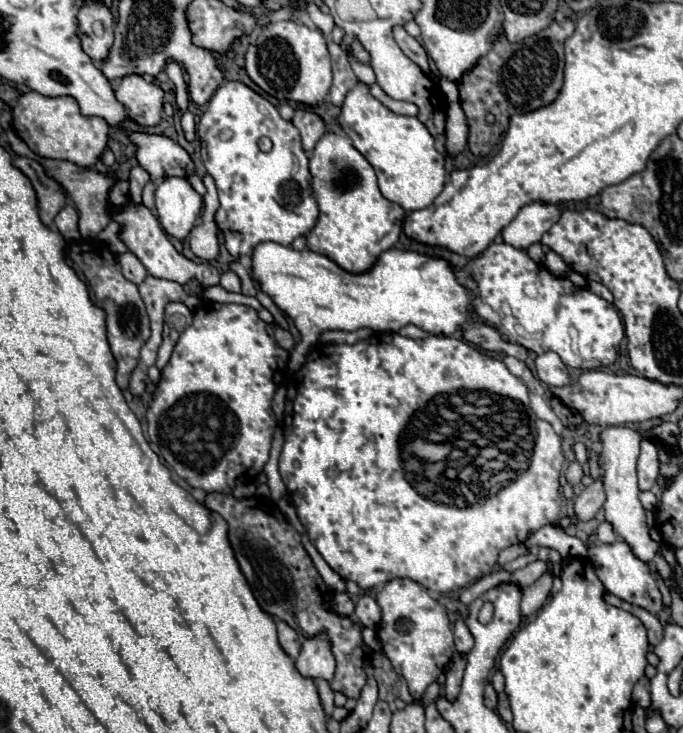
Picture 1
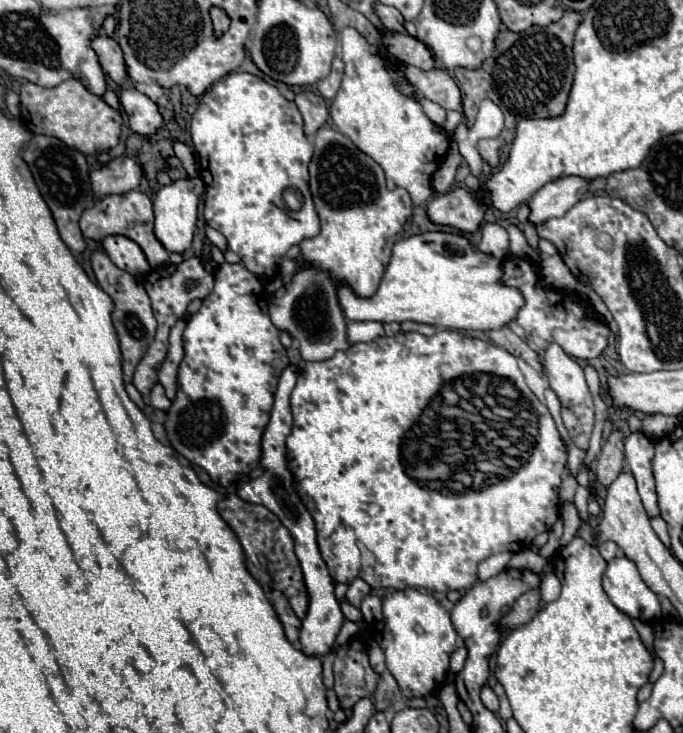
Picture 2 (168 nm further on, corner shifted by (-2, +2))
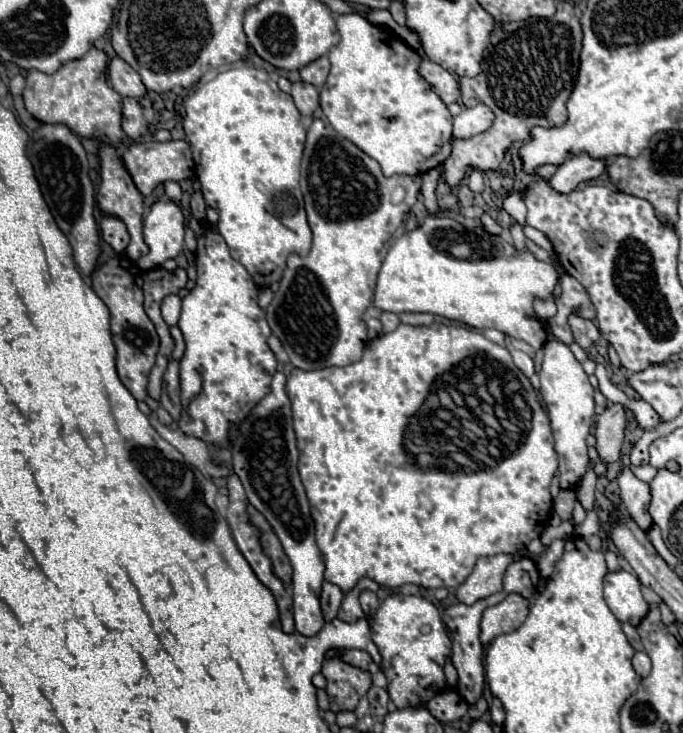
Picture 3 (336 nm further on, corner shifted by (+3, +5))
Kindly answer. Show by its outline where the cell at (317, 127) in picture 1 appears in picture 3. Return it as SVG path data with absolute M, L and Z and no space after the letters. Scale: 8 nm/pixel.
M293 83L293 89L291 89L291 97L295 101L295 107L299 109L299 113L303 117L309 117L315 113L315 109L319 107L319 91L309 85L309 83Z

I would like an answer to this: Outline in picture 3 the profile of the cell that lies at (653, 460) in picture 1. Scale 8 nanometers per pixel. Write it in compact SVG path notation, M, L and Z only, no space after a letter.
M623 467L619 475L619 489L625 511L637 521L641 529L649 529L653 525L649 515L649 499L651 499L651 487L645 481L639 481L631 467Z

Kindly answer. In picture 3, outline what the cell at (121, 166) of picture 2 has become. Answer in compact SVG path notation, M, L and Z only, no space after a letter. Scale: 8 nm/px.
M147 141L147 143L135 143L123 149L121 153L123 163L127 165L129 175L133 177L137 189L143 195L149 195L155 185L165 183L165 181L181 181L181 179L189 179L193 177L193 157L191 157L191 149L187 141L167 141L167 143L159 143L159 141Z

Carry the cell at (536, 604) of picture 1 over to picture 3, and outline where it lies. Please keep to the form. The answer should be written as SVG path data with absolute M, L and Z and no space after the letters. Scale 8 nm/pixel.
M509 593L501 603L487 607L481 619L481 641L491 643L497 635L515 631L529 615L529 601L523 595Z

